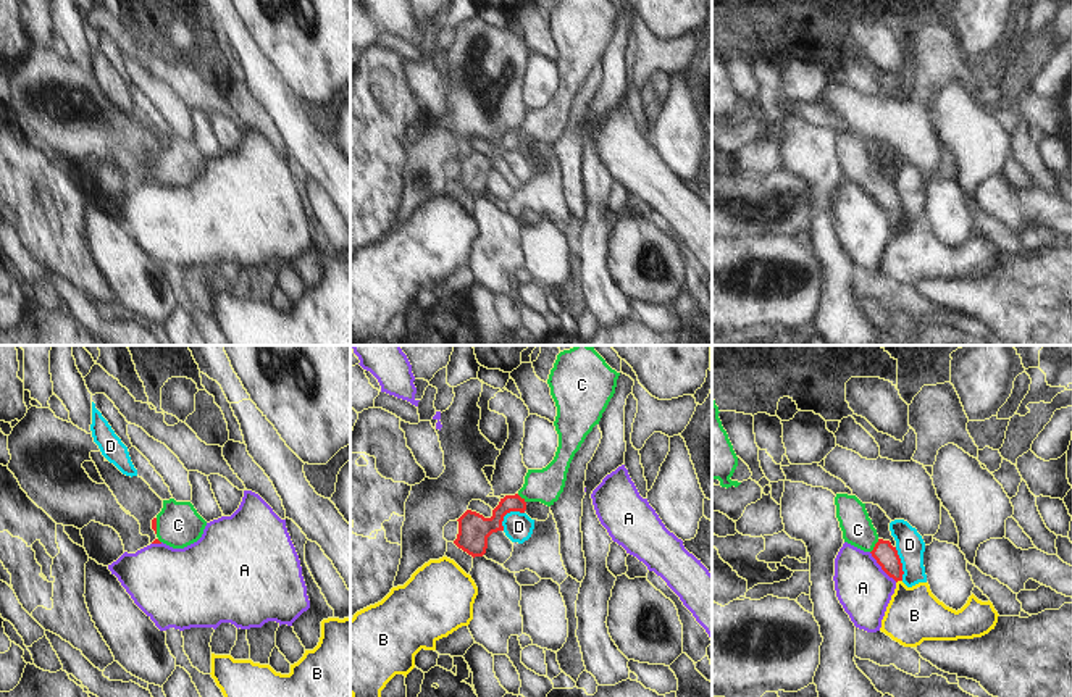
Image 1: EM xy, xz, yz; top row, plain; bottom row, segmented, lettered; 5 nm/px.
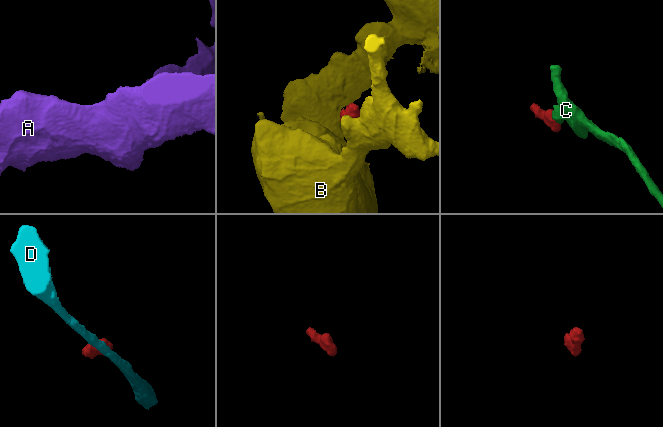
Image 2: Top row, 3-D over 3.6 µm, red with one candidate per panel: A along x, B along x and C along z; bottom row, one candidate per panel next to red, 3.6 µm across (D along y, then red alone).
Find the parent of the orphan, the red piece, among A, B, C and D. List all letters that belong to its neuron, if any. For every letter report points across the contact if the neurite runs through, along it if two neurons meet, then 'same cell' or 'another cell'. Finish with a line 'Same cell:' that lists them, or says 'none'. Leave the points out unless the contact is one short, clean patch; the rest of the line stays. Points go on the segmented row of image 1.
A: along yz (869, 552), (896, 581) | another cell
B: along yz (901, 580), (896, 583) | another cell
C: across yz (883, 552), (875, 546), (858, 530) | same cell
D: along xz (523, 512), (509, 512), (504, 517), (502, 530) | another cell
Same cell: C

